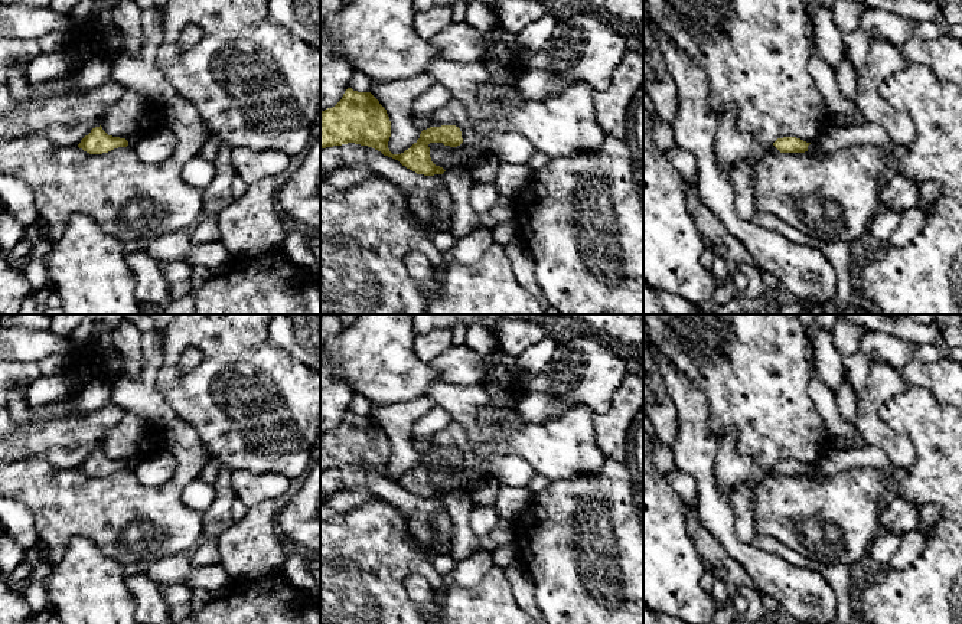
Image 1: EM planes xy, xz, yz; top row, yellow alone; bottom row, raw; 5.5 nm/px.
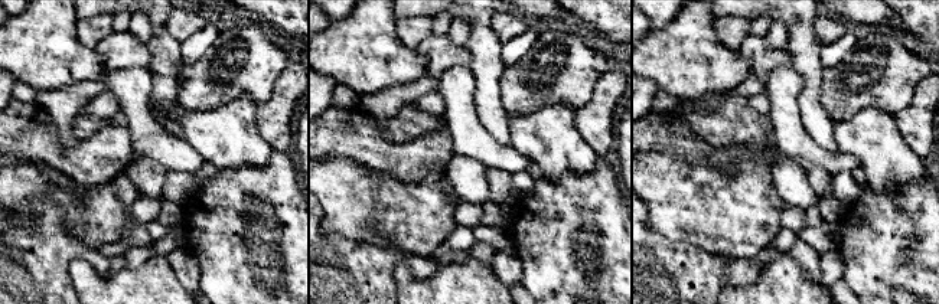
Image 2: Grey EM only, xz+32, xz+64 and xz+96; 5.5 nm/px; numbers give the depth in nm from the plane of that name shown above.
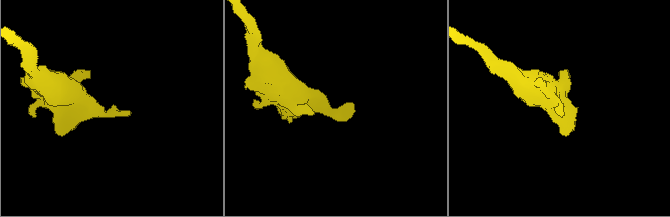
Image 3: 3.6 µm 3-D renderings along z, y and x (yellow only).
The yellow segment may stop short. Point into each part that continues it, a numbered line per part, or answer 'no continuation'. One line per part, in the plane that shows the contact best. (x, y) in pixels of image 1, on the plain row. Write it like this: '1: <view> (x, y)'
no continuation

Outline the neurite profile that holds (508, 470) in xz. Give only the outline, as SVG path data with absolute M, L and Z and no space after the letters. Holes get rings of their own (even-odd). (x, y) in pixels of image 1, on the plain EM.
M516 455L490 457L486 471L499 486L526 487L535 477L532 465Z

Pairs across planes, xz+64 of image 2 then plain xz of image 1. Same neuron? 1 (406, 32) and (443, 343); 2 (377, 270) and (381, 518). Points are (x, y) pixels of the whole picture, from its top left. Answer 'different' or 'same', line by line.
1: same
2: same

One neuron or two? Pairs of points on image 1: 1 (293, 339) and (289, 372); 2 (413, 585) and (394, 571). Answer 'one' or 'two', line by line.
1: two
2: two

